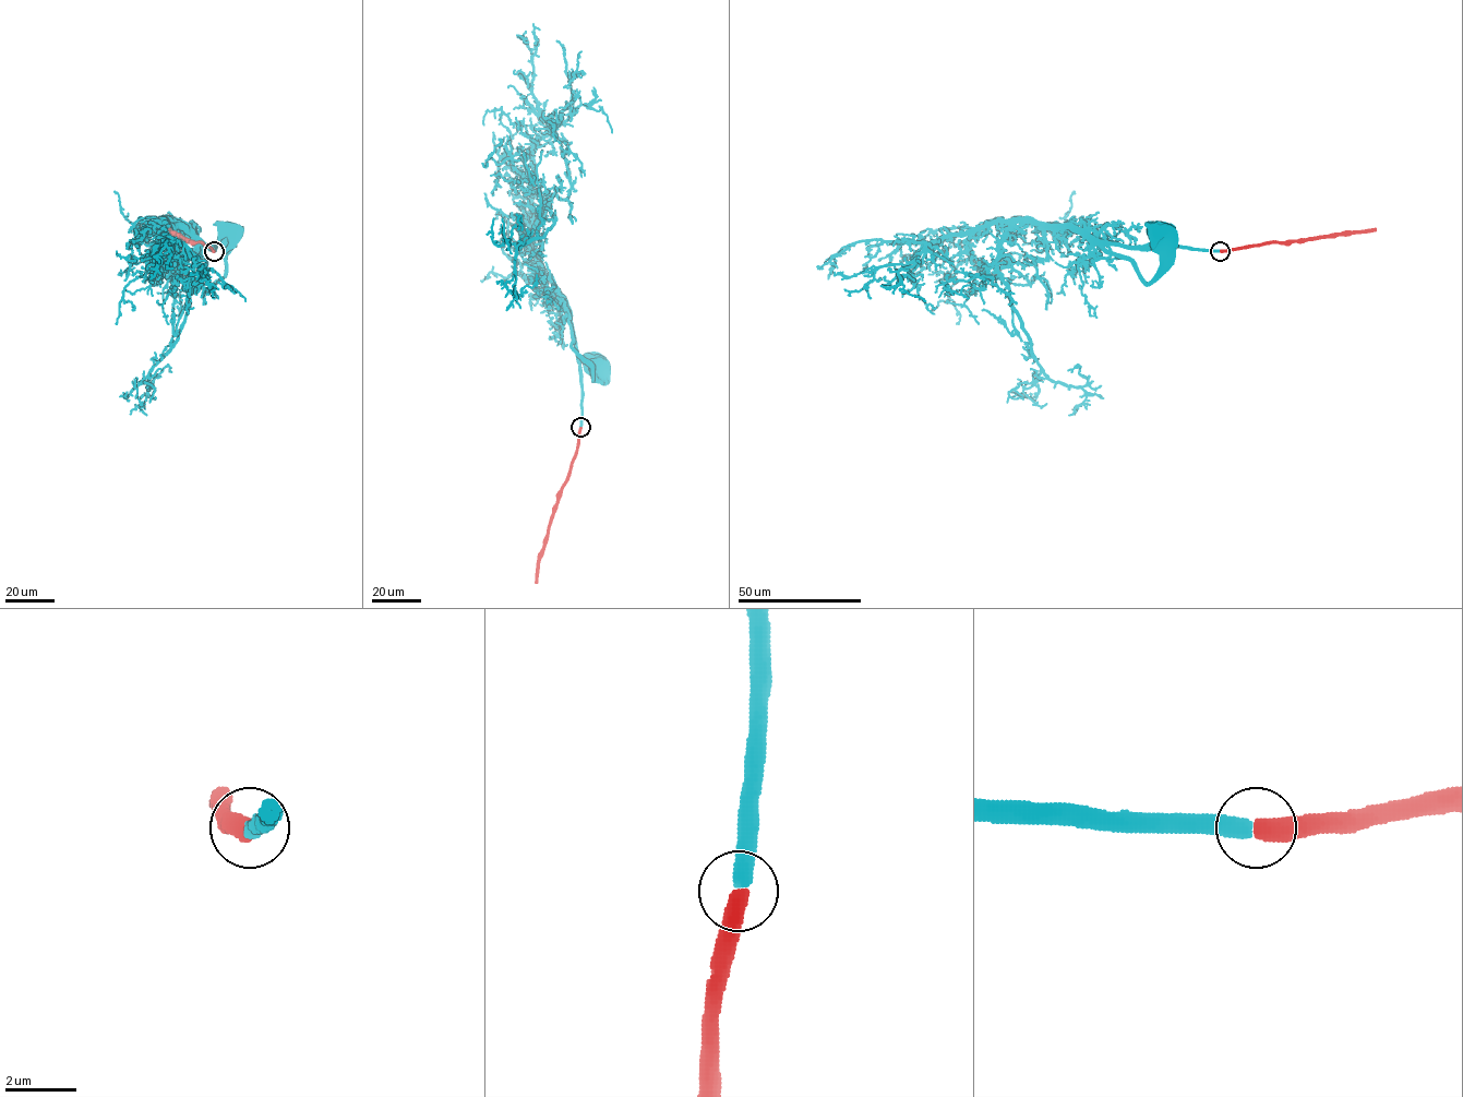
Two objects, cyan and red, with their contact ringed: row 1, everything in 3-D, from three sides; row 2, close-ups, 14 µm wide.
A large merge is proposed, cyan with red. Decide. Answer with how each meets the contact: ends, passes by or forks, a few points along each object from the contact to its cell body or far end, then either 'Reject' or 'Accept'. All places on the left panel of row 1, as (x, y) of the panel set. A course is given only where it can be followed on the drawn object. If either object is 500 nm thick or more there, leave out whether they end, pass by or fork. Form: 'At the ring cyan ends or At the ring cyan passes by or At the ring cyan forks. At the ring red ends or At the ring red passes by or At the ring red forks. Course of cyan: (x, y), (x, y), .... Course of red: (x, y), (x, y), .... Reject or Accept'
Course of cyan: (214, 251), (215, 247), (202, 242), (204, 277), (211, 283), (225, 274), (227, 240), (235, 231). Course of red: (214, 251), (169, 228). Accept

